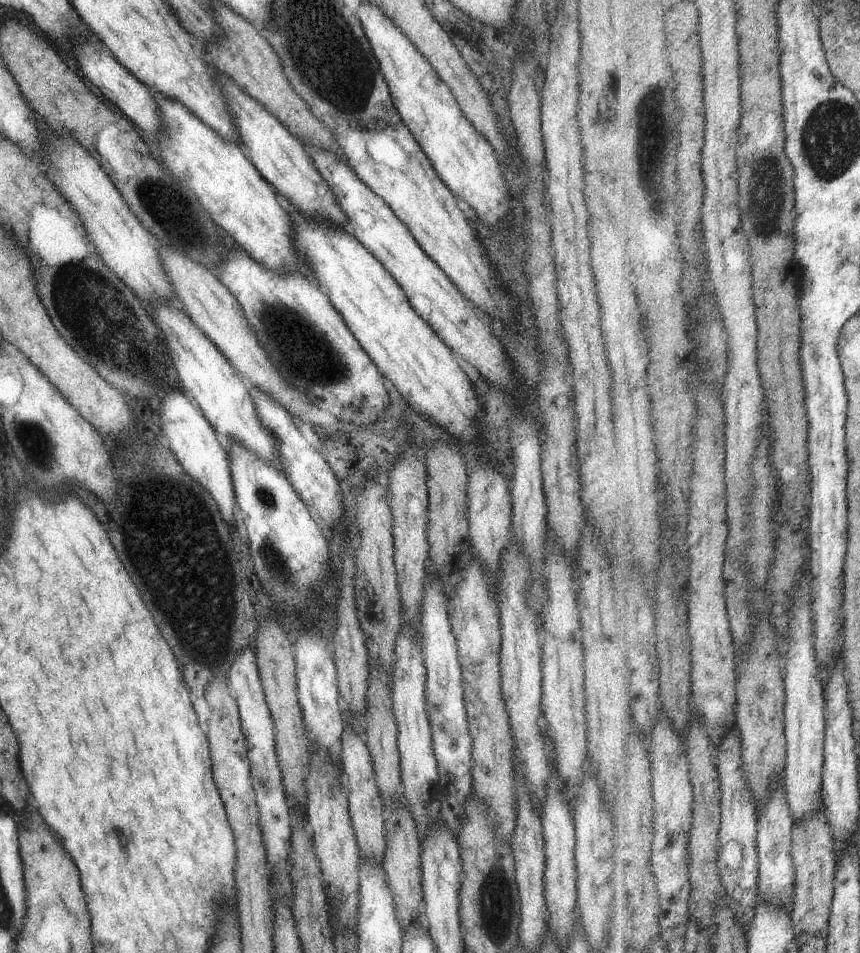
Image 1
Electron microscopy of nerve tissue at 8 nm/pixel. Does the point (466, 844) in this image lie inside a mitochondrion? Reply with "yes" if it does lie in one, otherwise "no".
no

